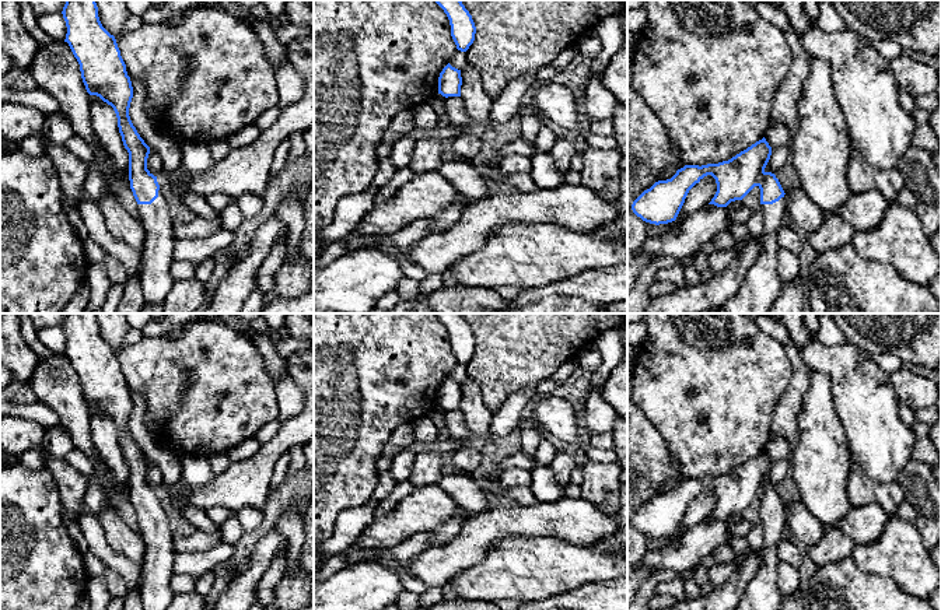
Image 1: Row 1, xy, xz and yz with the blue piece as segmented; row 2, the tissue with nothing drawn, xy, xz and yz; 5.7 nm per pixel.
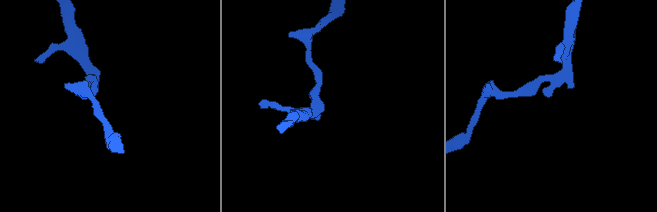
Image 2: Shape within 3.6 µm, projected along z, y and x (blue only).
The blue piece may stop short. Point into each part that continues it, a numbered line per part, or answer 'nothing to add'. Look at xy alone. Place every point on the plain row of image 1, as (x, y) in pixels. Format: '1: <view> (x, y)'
1: xy (157, 570)

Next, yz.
1: yz (762, 593)

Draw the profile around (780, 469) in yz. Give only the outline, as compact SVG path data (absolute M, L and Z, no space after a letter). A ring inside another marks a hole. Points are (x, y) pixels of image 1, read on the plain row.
M790 459L777 460L777 462L772 463L772 469L765 481L765 485L776 487L790 473L791 473L791 460Z

